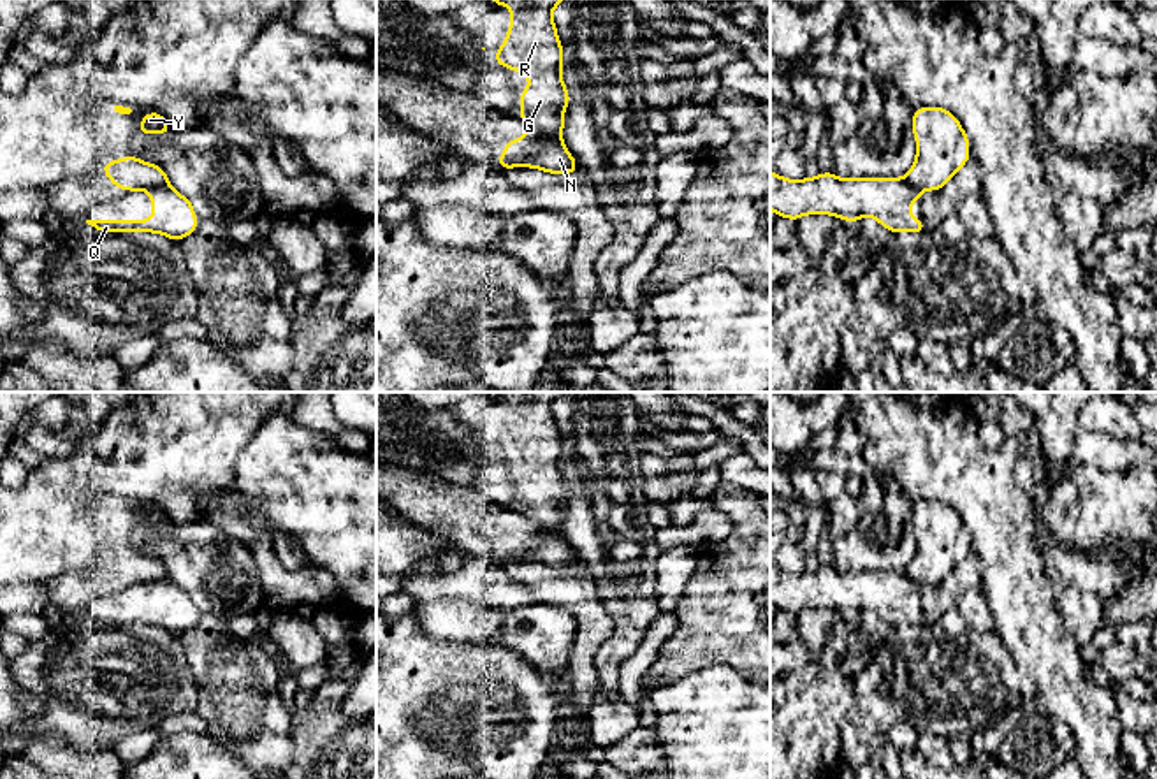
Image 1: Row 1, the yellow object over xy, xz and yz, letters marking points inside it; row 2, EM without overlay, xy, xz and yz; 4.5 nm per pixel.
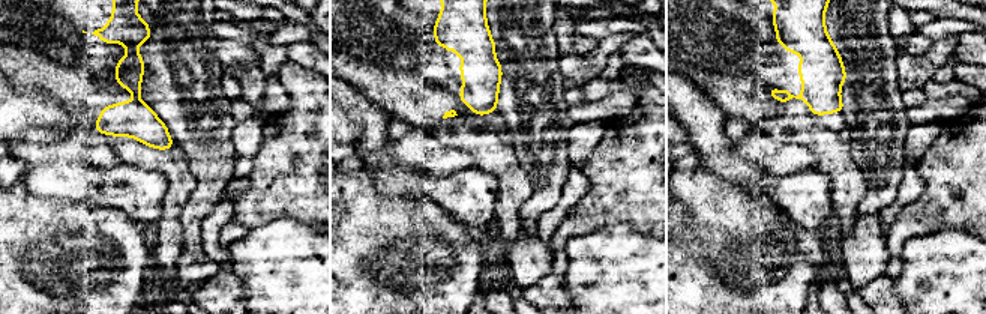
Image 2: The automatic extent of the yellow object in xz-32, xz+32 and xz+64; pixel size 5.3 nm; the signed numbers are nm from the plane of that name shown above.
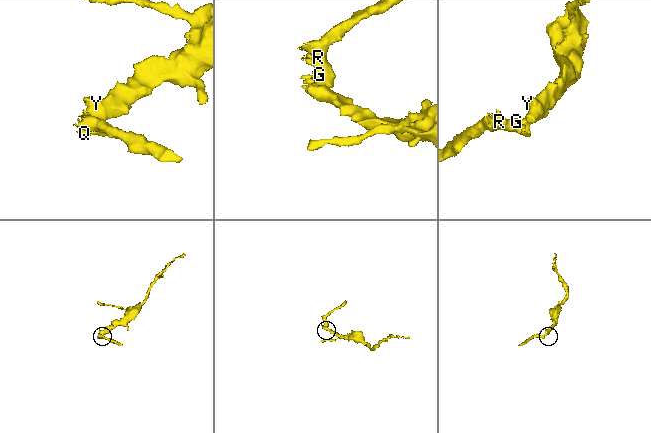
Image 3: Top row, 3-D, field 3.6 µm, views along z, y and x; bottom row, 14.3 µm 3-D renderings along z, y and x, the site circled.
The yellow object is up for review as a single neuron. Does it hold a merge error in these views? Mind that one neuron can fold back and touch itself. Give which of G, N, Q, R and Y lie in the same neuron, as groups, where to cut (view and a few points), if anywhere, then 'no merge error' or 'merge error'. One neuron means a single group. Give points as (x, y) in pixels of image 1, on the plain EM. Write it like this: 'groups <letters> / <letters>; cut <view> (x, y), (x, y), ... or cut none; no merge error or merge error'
groups G Q R / N Y; cut xz (531, 524), (561, 537); merge error

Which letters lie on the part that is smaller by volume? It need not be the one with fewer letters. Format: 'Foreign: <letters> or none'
Foreign: G, Q, R

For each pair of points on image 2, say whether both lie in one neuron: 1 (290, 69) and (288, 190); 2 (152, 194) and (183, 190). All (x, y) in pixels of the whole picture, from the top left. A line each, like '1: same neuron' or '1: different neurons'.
1: same neuron
2: different neurons

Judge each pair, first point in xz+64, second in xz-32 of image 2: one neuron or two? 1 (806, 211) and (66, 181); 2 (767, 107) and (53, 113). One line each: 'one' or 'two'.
1: one
2: two

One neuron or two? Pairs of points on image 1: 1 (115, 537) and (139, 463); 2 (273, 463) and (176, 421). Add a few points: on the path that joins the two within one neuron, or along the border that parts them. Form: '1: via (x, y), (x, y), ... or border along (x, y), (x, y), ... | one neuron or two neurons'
1: via (127, 519), (139, 502), (139, 480) | one neuron
2: border along (268, 417), (243, 452), (234, 484) | two neurons

